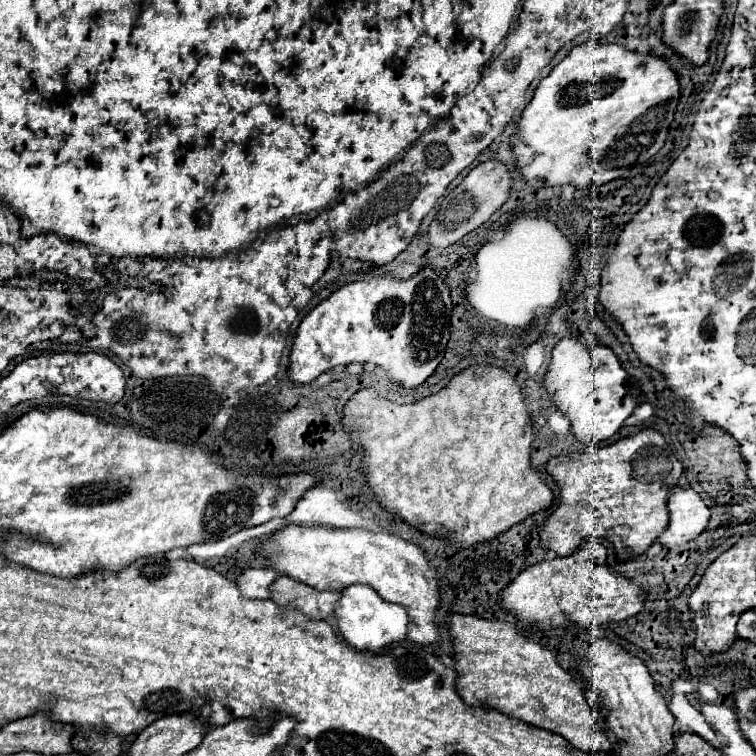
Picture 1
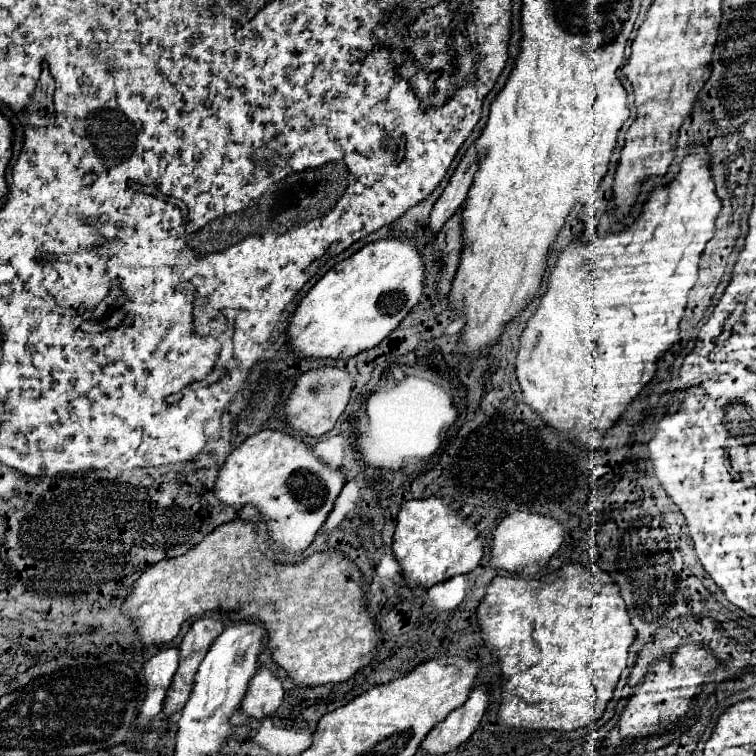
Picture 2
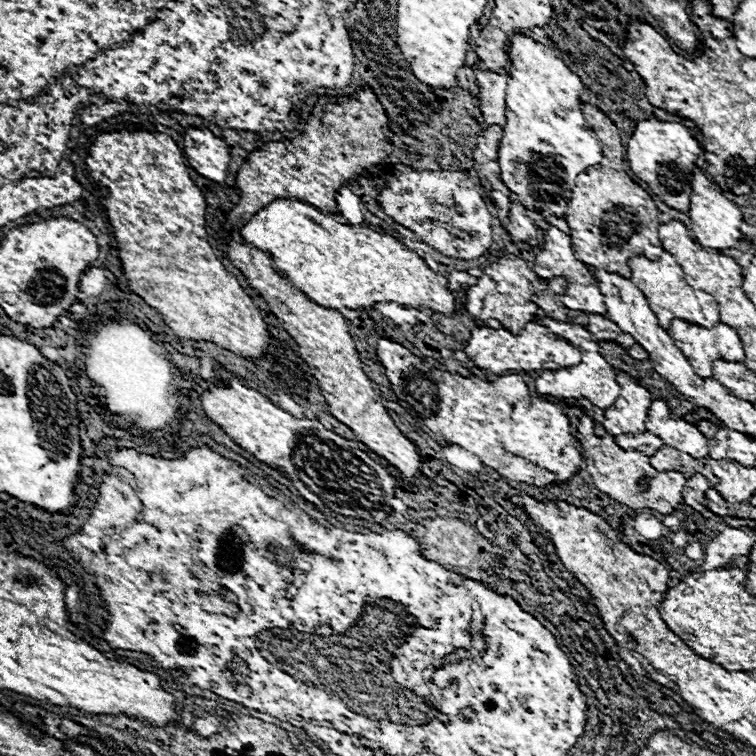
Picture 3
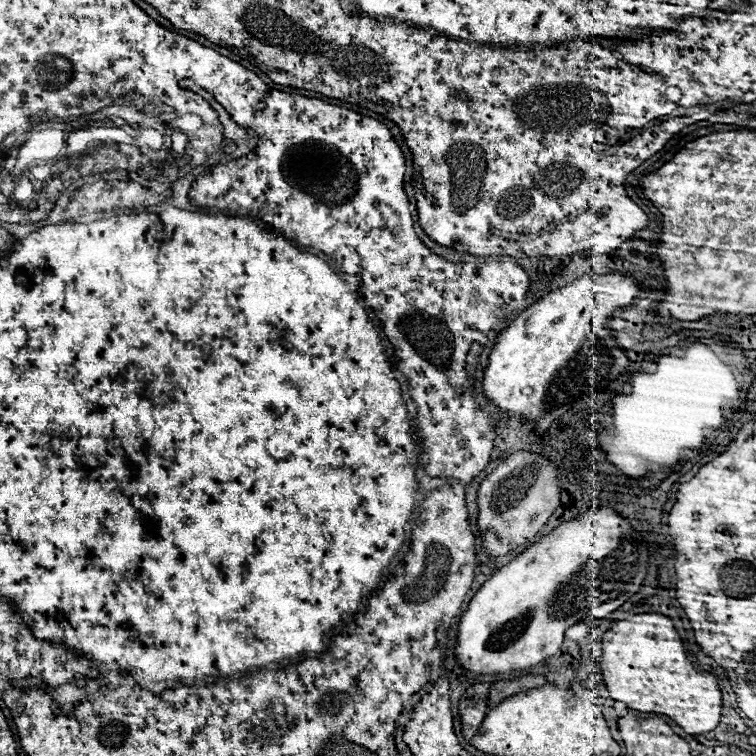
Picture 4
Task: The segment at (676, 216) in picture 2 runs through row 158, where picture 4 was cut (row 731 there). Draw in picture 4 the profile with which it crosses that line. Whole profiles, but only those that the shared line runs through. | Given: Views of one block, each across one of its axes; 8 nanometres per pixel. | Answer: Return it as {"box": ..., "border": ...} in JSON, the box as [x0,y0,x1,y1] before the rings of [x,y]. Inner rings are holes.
{"box":[598,614,722,734],"border":[[[634,614],[616,622],[604,634],[598,666],[610,698],[624,702],[632,710],[664,714],[686,734],[710,732],[720,722],[722,692],[718,688],[718,678],[696,670],[686,660],[680,636],[668,616]]]}

